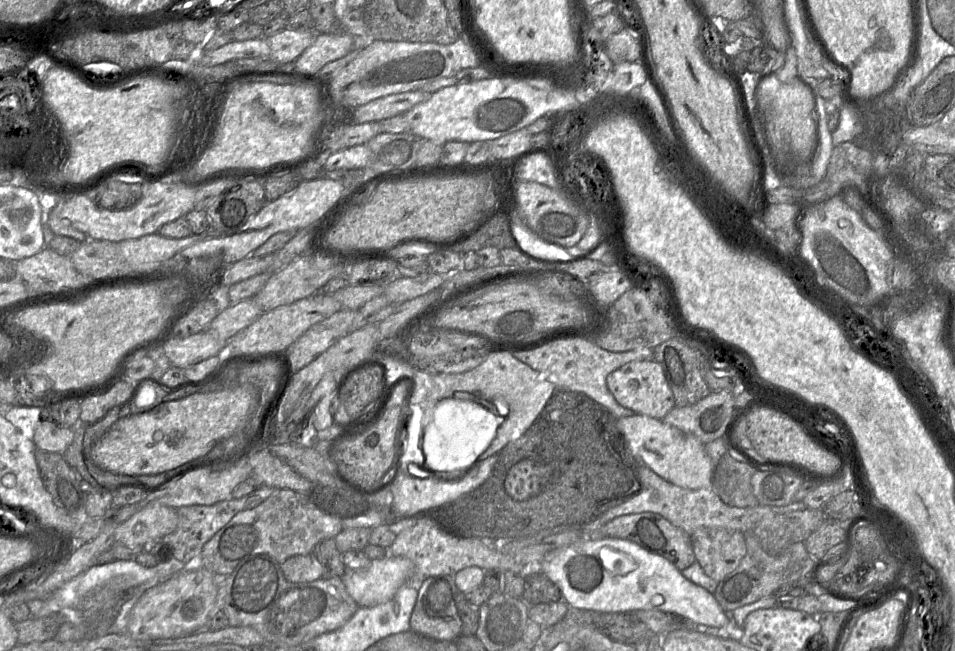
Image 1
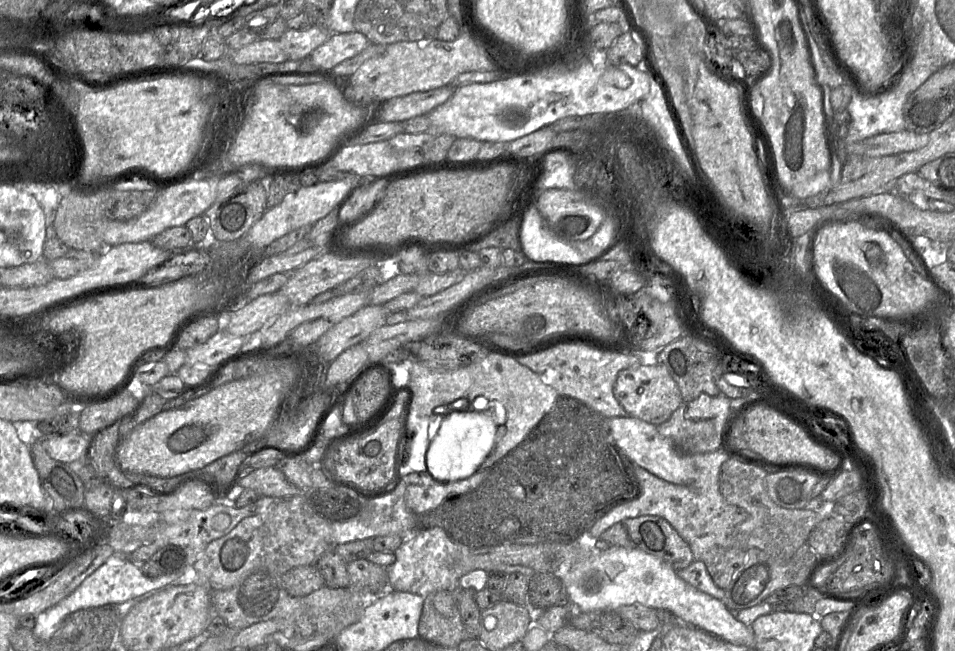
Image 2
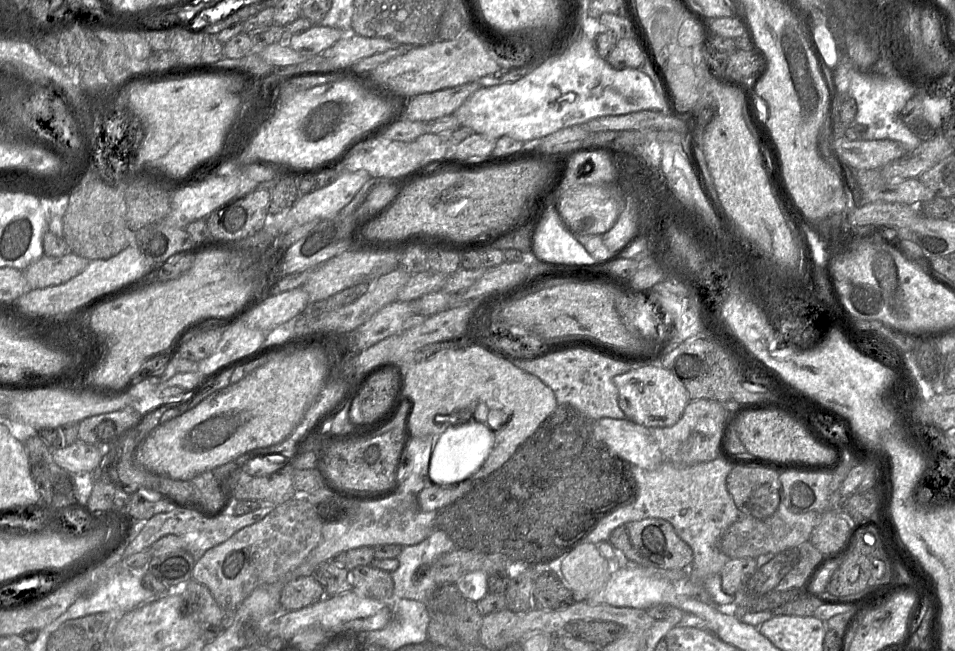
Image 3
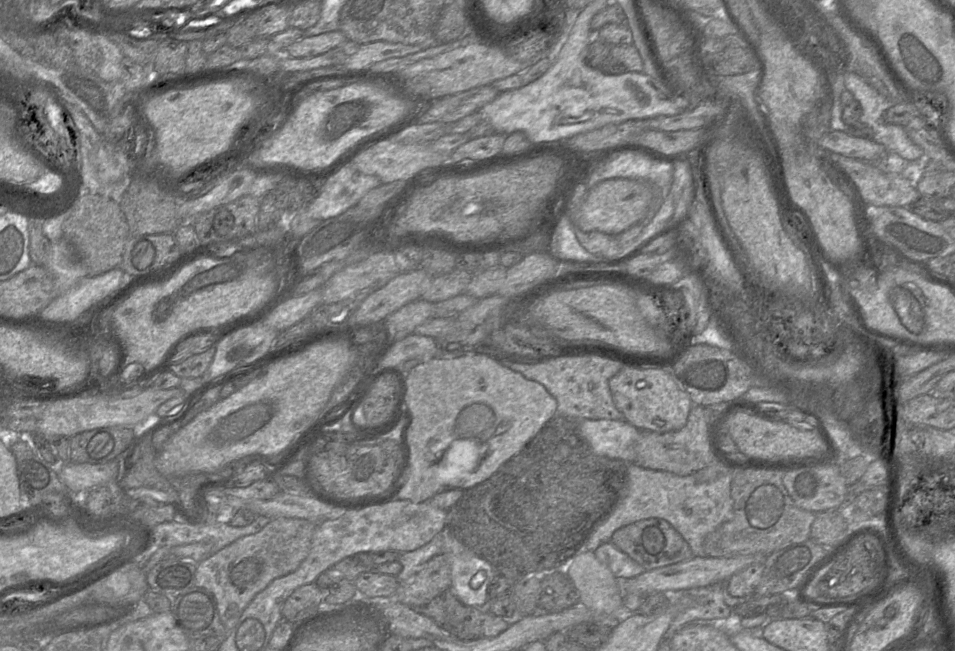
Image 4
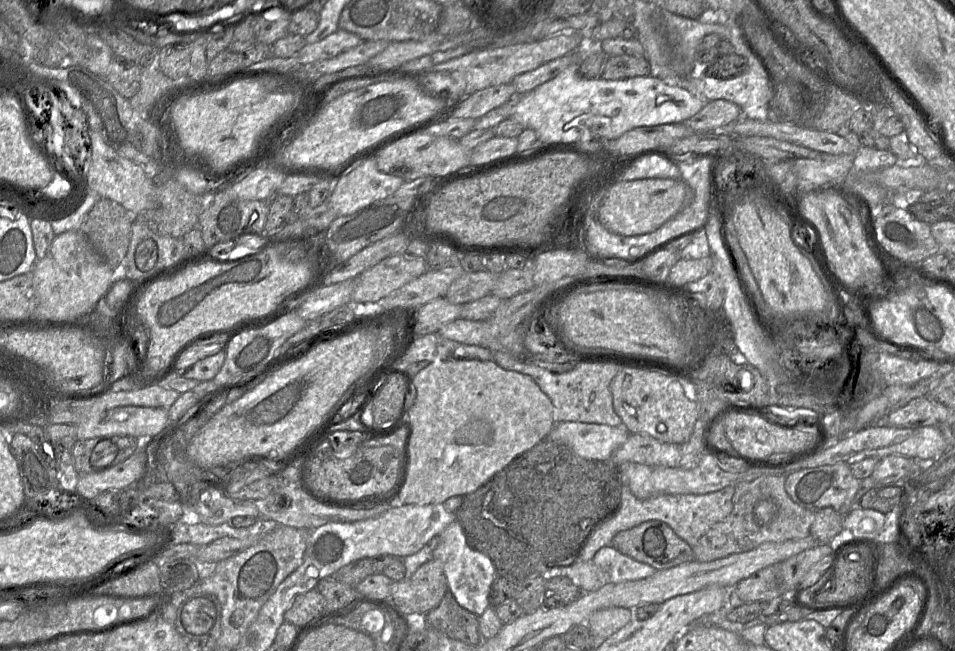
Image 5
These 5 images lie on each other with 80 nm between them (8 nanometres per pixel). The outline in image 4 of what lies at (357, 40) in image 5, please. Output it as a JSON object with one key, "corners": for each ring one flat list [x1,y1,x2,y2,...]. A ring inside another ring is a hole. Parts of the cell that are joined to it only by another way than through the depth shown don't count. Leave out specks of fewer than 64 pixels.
{"corners":[[340,31,326,32,314,36,305,36,286,48,286,53,293,58,310,58,324,54,348,41]]}

